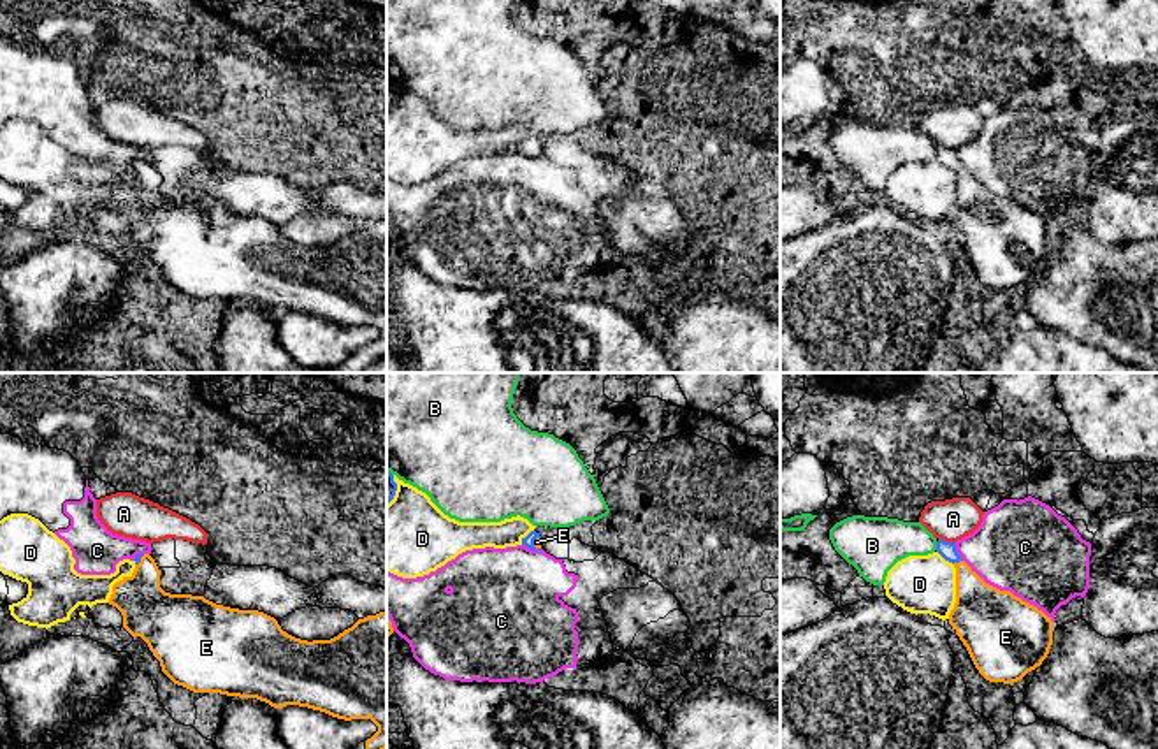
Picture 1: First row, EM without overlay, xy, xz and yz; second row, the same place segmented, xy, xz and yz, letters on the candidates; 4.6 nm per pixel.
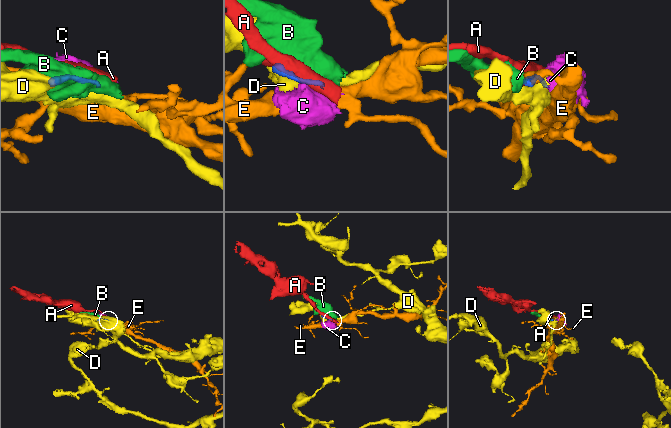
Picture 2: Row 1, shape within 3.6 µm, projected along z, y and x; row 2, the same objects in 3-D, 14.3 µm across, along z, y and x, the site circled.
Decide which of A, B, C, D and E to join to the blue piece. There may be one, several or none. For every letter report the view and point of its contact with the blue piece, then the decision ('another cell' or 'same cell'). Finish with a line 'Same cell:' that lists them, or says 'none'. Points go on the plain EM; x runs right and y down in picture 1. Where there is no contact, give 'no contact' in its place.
A: meets blue in yz at (948, 148); another cell
B: meets blue in yz at (937, 152); another cell
C: meets blue in xz at (533, 155); another cell
D: meets blue in xz at (526, 143); another cell
E: meets blue in yz at (956, 167); same cell
Same cell: E

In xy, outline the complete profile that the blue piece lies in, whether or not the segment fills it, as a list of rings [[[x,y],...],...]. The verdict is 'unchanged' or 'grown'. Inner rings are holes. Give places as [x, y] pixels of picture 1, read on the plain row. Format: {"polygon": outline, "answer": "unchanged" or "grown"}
{"polygon": [[[137,160],[134,167],[134,179],[112,192],[107,209],[121,218],[123,234],[148,250],[174,290],[193,299],[257,304],[274,315],[299,311],[344,327],[371,325],[378,338],[330,373],[362,373],[387,355],[387,218],[358,225],[330,246],[308,248],[283,237],[264,218],[165,199],[155,165]]], "answer": "grown"}

